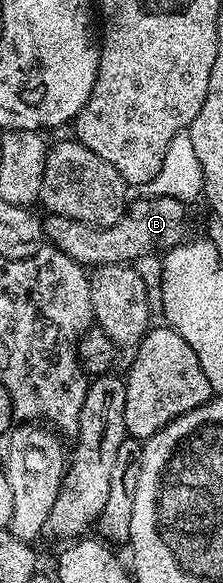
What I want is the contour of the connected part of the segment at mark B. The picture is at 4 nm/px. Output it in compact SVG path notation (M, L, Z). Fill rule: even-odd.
M144 195L141 201L133 200L118 219L105 229L94 229L78 219L48 215L43 218L44 236L70 259L85 267L135 263L139 257L147 257L157 251L172 249L185 240L184 209L173 197ZM160 249L160 250L156 250Z

